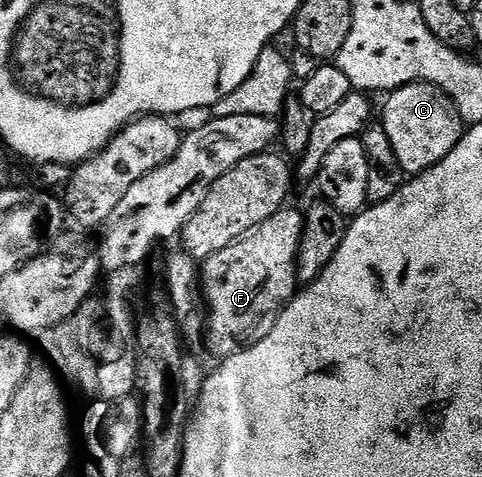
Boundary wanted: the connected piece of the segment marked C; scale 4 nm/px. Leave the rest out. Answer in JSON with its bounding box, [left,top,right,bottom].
[381,82,464,176]

